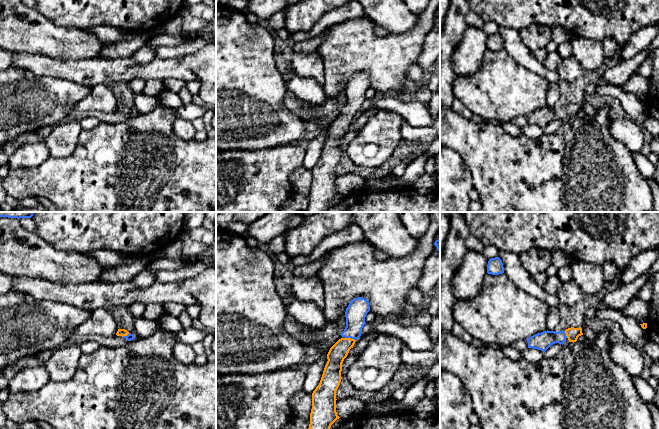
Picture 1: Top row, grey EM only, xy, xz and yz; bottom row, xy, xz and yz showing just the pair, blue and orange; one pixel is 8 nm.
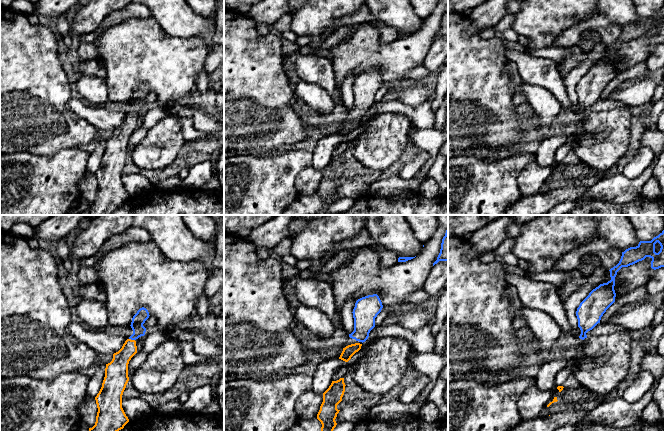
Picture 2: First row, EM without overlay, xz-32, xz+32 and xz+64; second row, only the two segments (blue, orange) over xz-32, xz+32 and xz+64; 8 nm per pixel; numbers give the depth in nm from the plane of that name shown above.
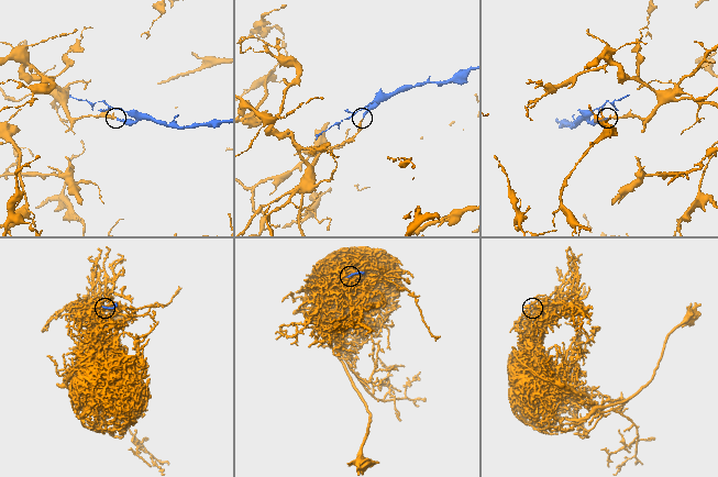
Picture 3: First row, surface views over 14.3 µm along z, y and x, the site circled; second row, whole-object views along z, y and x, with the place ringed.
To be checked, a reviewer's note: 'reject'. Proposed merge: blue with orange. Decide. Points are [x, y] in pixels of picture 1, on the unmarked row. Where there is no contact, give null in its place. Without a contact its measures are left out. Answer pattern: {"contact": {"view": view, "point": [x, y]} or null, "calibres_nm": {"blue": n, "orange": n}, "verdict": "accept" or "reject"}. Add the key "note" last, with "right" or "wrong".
{"contact": {"view": "xz", "point": [350, 113]}, "calibres_nm": {"blue": 170, "orange": 150}, "verdict": "accept", "note": "wrong"}

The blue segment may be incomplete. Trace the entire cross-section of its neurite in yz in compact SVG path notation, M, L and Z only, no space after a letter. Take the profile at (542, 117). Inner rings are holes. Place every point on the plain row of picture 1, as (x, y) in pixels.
M568 104L565 107L543 107L527 114L528 124L534 124L545 128L551 121L555 119L564 120L566 115L569 118L576 118L578 113L583 111L582 104Z

